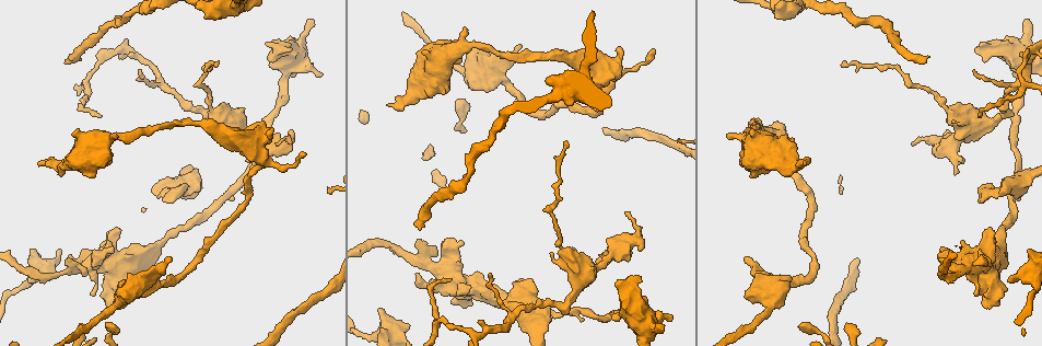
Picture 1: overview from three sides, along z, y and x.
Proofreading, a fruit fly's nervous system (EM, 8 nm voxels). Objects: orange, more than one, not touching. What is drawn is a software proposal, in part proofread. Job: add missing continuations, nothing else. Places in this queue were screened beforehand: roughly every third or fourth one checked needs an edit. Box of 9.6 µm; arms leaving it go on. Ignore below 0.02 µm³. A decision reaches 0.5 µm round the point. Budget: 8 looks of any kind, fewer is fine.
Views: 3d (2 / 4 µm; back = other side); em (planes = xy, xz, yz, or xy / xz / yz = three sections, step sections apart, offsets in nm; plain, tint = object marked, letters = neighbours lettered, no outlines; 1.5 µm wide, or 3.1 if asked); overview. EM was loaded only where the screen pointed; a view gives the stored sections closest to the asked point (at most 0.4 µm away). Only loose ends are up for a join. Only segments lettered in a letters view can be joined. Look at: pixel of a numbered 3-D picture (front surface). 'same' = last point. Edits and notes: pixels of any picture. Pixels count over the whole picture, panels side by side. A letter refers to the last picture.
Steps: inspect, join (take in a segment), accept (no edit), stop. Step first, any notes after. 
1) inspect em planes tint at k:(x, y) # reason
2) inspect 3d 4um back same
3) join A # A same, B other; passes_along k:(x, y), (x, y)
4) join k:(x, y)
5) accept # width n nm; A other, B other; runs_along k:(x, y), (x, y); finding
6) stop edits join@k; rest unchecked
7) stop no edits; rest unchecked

inspect em xz step 4 tint at 1:(663, 330) # branch stops here

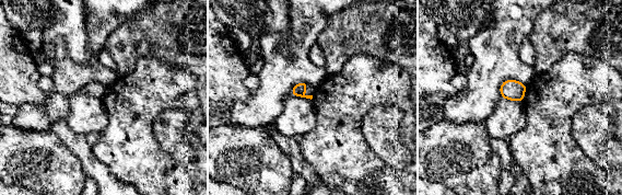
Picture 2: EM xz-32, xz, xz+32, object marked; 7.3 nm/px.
inspect em planes letters same # another direction

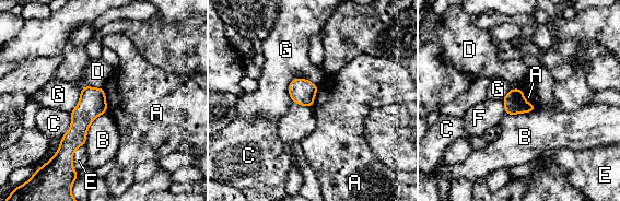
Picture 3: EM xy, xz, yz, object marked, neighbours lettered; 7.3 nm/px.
accept # A other, B other, C other, D other, E other, F other, G other; runs_along 3:(101, 91), (82, 116), (65, 153); none of them fits

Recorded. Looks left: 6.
inspect 3d 4um at 1:(624, 212) # free end

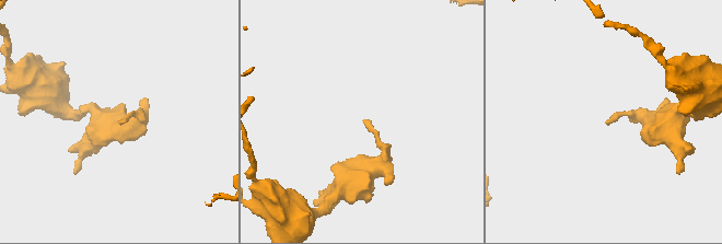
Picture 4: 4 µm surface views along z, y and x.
inspect em planes letters at 4:(119, 124)

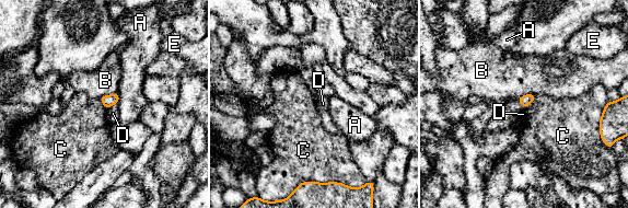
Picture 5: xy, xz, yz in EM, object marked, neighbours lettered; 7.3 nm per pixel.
accept # A other, B other, C other, D other, E other; border 5:(536, 96), (524, 108); no lettered segment goes on from it

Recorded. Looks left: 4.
inspect 3d 2um at 1:(1010, 280)

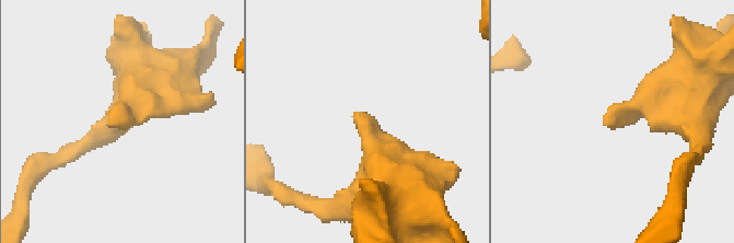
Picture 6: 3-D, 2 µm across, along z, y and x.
inspect em planes letters at 6:(356, 114) # need the tissue

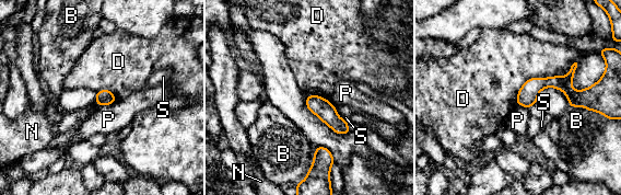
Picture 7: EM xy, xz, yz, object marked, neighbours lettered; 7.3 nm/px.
accept # B other, D other, N other, P other, S other; border 7:(594, 83), (515, 103); none of them fits

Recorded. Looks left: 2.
stop no edits; rest unchecked

